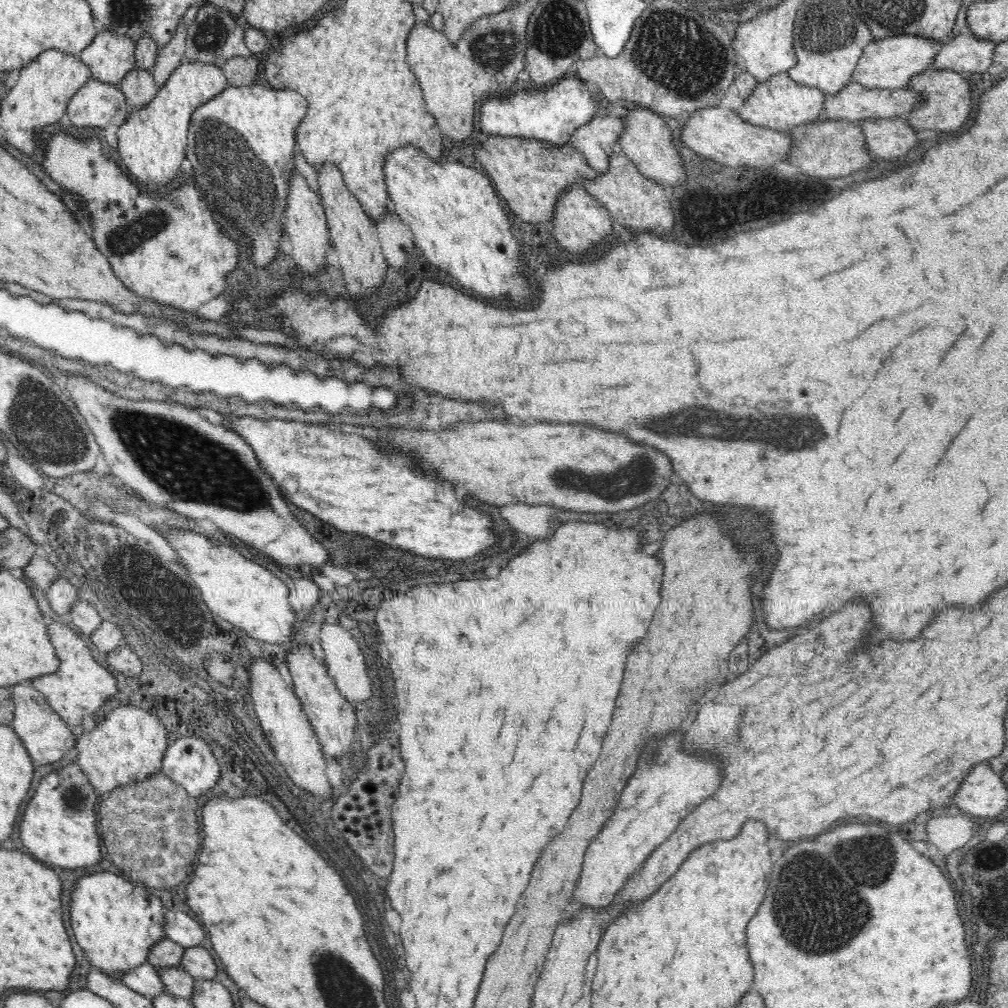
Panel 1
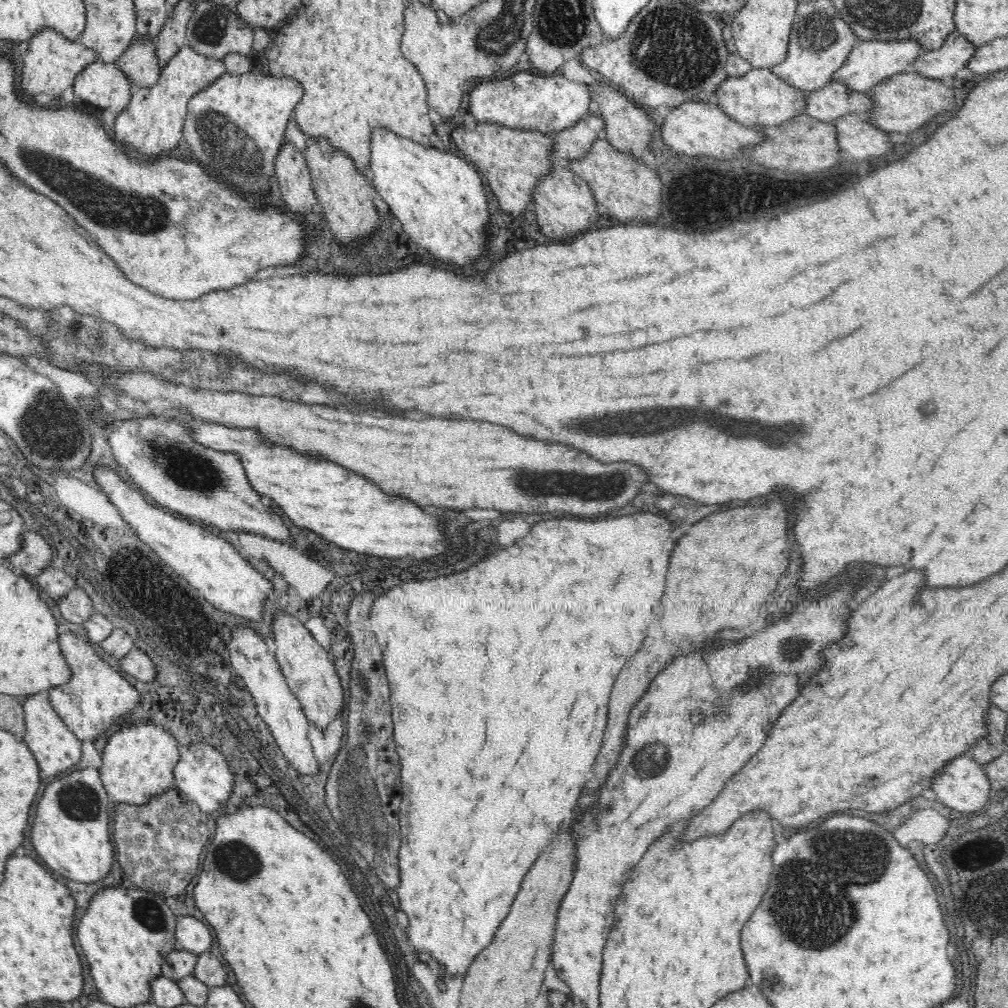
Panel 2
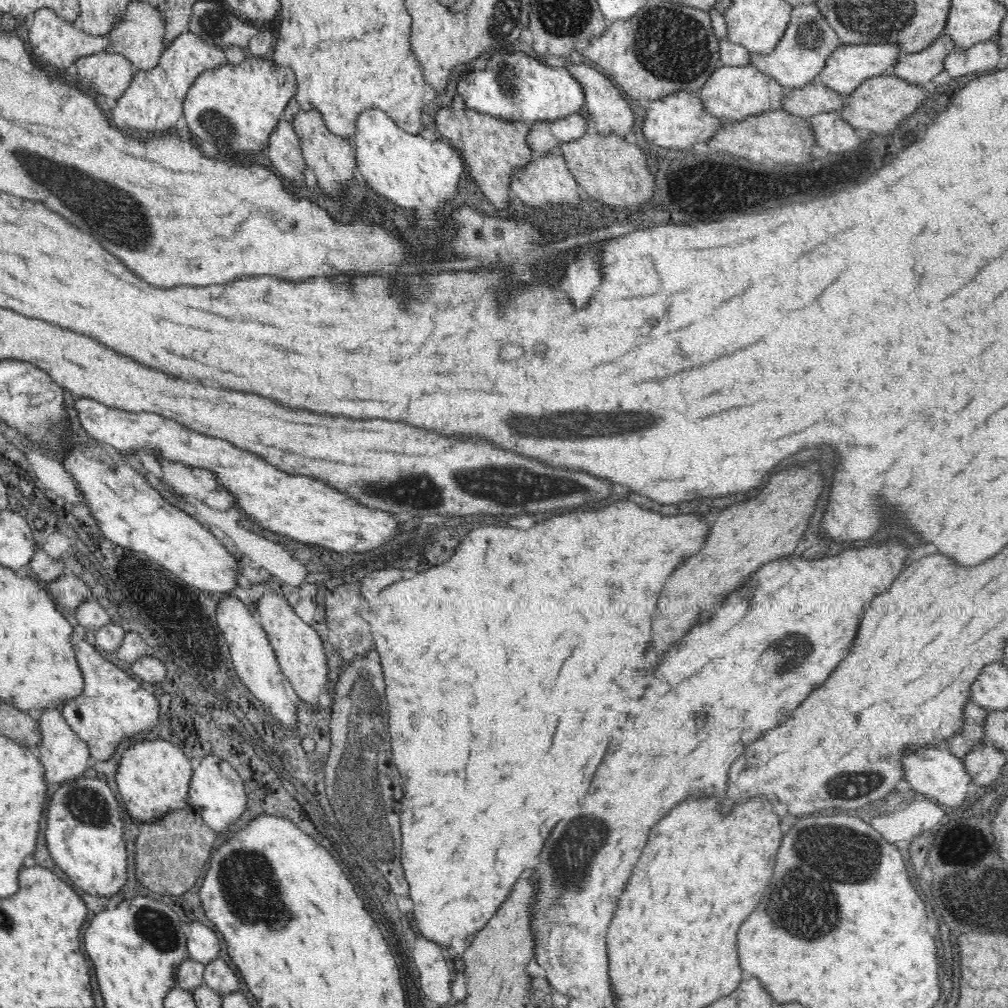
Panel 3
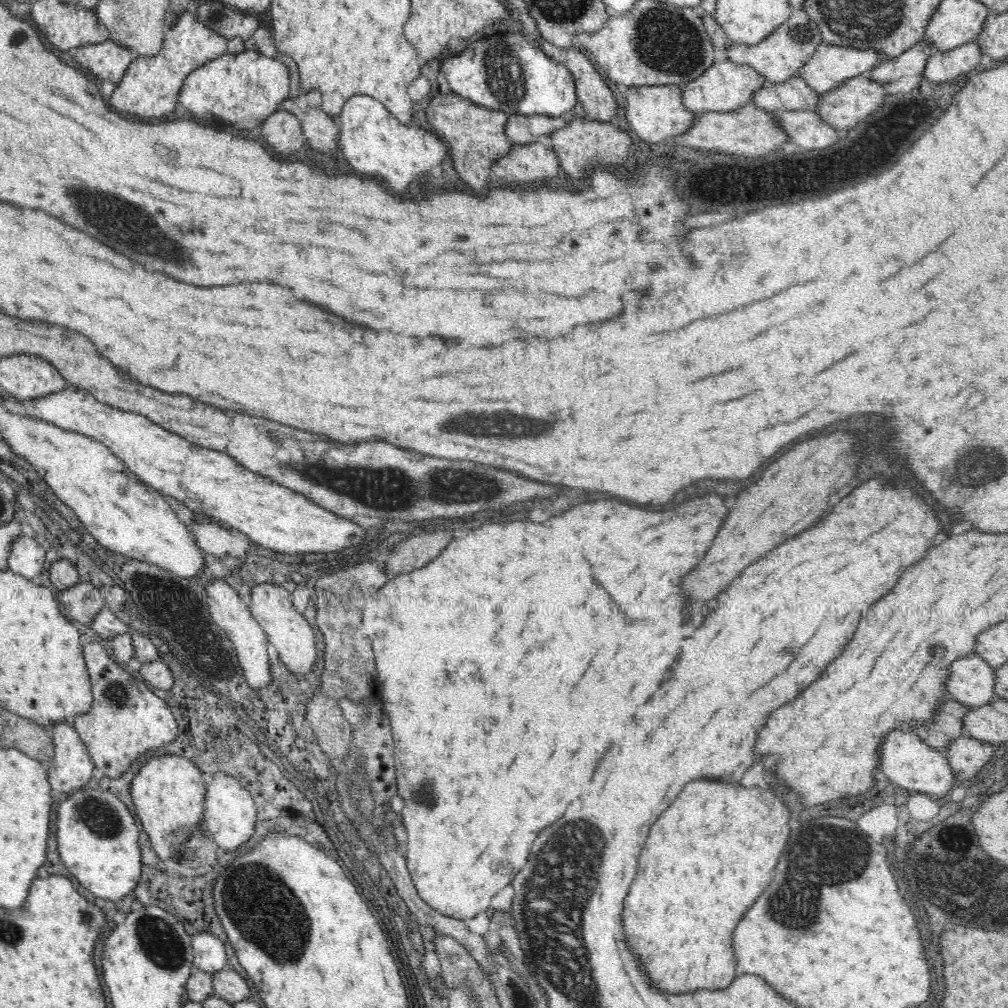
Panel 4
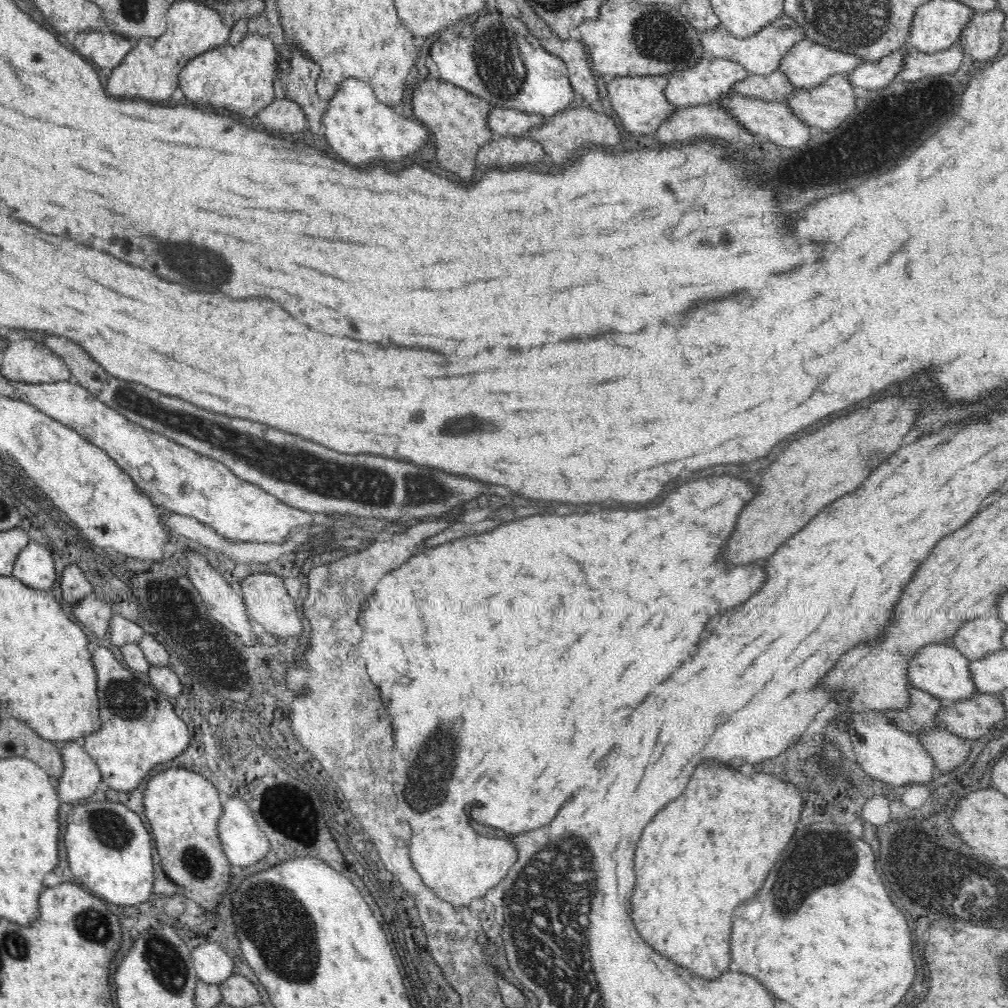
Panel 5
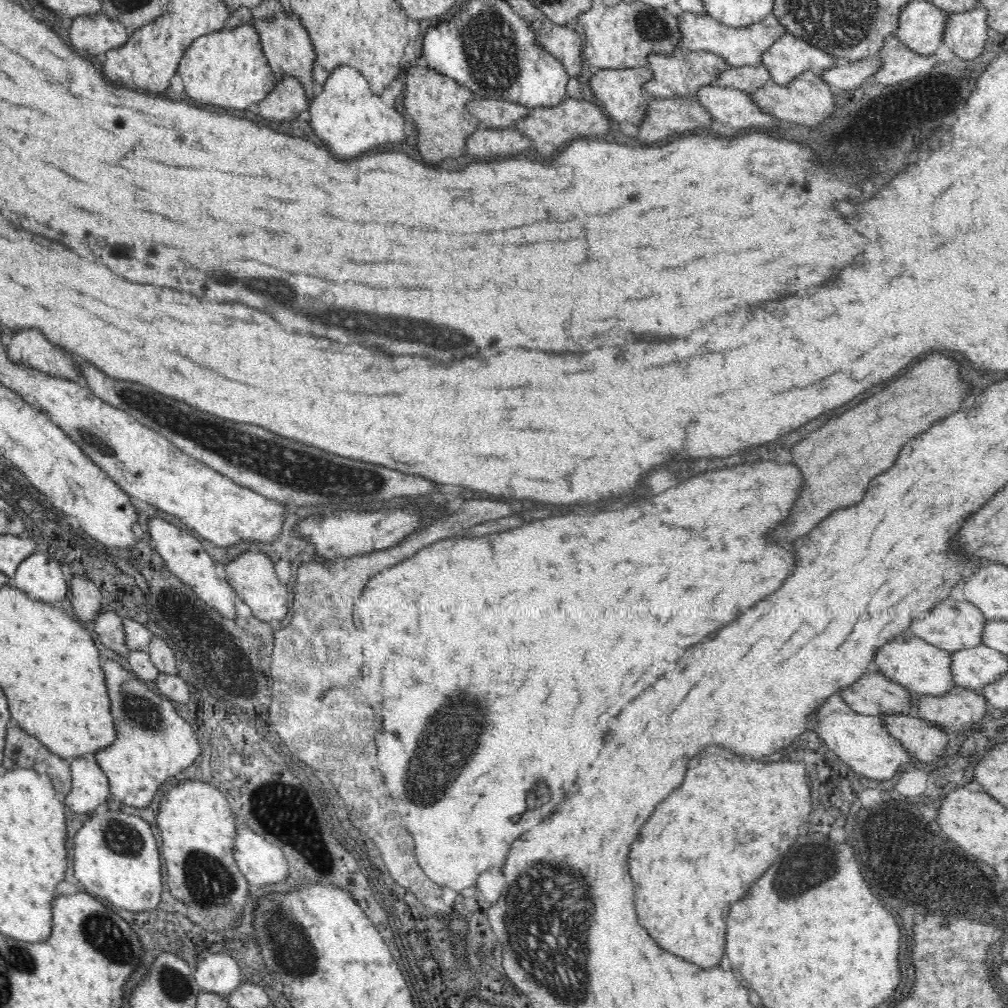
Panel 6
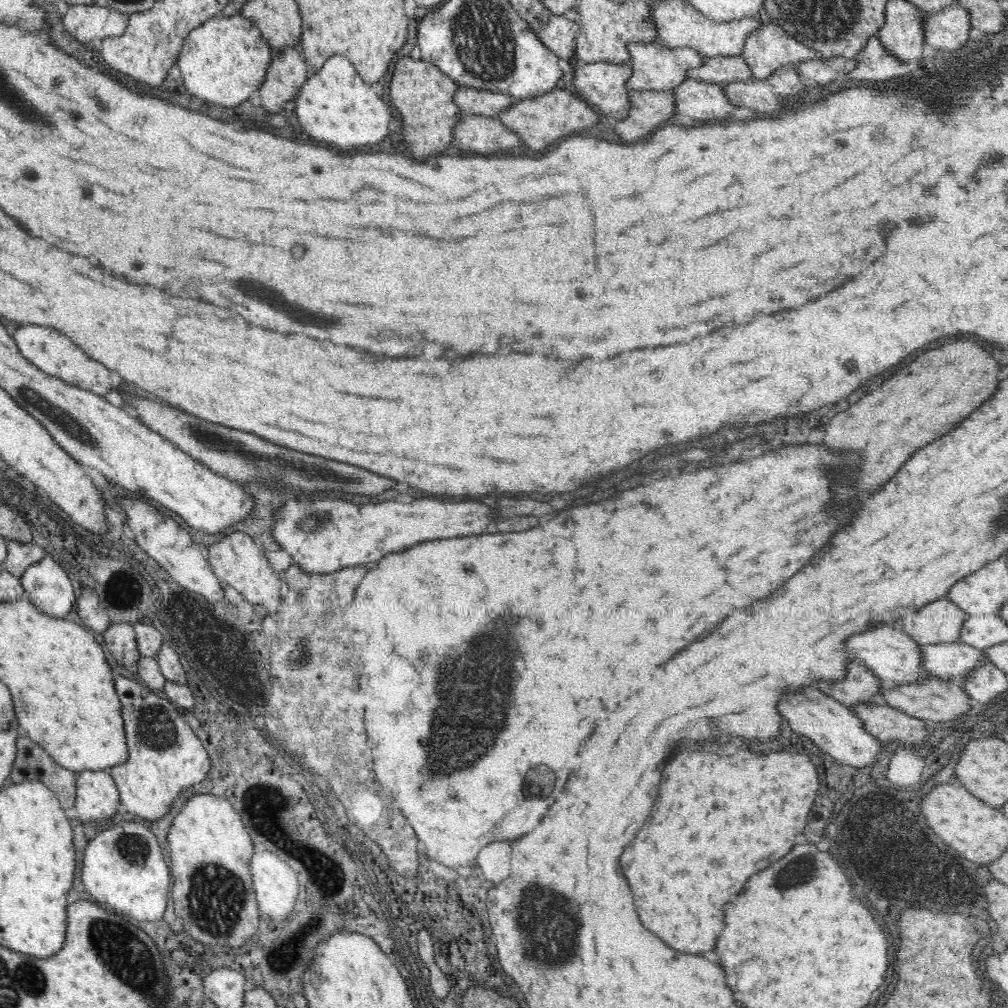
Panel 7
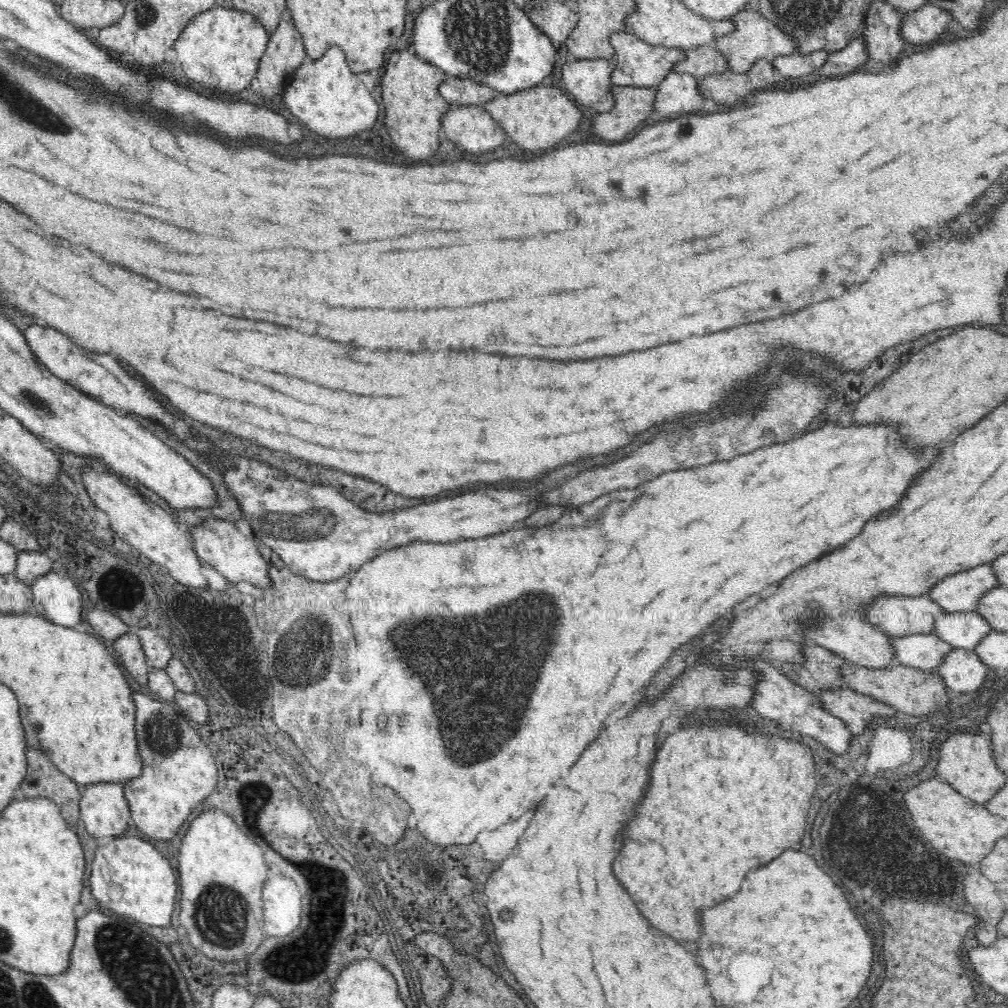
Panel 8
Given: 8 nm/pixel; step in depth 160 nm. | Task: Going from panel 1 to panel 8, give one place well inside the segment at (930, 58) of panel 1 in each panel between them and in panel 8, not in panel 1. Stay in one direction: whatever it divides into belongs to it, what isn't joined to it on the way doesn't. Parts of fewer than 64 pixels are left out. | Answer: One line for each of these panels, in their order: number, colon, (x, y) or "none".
2: (870, 62)
3: (848, 66)
4: (830, 66)
5: (807, 64)
6: (789, 57)
7: (768, 49)
8: (755, 37)

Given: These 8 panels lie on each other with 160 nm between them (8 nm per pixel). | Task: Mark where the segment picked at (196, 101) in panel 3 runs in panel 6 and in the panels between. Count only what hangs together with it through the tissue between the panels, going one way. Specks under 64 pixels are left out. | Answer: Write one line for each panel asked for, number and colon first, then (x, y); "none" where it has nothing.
4: (242, 90)
5: (241, 78)
6: (228, 68)

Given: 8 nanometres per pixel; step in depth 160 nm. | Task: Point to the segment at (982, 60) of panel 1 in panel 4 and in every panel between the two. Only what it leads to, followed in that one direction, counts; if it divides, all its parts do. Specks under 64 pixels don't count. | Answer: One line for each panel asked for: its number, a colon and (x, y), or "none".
2: (943, 63)
3: (918, 68)
4: (912, 62)

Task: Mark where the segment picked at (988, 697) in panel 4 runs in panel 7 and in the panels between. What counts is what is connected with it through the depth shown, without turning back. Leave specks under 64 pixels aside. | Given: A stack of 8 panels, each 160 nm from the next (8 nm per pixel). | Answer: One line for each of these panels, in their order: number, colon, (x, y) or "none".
5: (942, 671)
6: (923, 669)
7: (891, 654)

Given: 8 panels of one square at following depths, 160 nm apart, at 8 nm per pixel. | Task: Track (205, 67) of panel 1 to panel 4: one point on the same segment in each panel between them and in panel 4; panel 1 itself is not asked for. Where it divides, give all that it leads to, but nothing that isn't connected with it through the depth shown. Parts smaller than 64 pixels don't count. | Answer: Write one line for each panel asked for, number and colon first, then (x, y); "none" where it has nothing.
2: (155, 116)
3: (154, 100)
4: (149, 90)

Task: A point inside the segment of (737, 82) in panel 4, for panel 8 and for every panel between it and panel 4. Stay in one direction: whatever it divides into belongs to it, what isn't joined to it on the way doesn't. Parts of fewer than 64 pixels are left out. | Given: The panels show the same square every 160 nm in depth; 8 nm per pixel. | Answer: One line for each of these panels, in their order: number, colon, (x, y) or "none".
5: (711, 81)
6: (681, 74)
7: (656, 67)
8: (639, 64)

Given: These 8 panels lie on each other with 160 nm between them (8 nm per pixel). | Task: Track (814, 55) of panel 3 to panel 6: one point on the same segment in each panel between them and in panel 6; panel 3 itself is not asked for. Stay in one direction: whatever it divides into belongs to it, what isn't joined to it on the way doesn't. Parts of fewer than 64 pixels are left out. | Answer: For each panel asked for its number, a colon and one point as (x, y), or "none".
4: (779, 57)
5: (761, 54)
6: (740, 47)

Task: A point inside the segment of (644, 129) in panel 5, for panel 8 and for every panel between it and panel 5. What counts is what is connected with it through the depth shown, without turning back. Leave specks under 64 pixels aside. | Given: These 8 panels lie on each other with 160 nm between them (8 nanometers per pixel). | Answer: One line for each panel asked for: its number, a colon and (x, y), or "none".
6: (620, 91)
7: (603, 85)
8: (589, 81)

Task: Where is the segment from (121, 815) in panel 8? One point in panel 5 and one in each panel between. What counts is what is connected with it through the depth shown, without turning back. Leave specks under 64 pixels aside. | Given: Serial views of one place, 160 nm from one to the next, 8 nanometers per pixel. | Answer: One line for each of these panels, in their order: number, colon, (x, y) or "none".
5: (80, 775)
6: (89, 788)
7: (97, 798)

